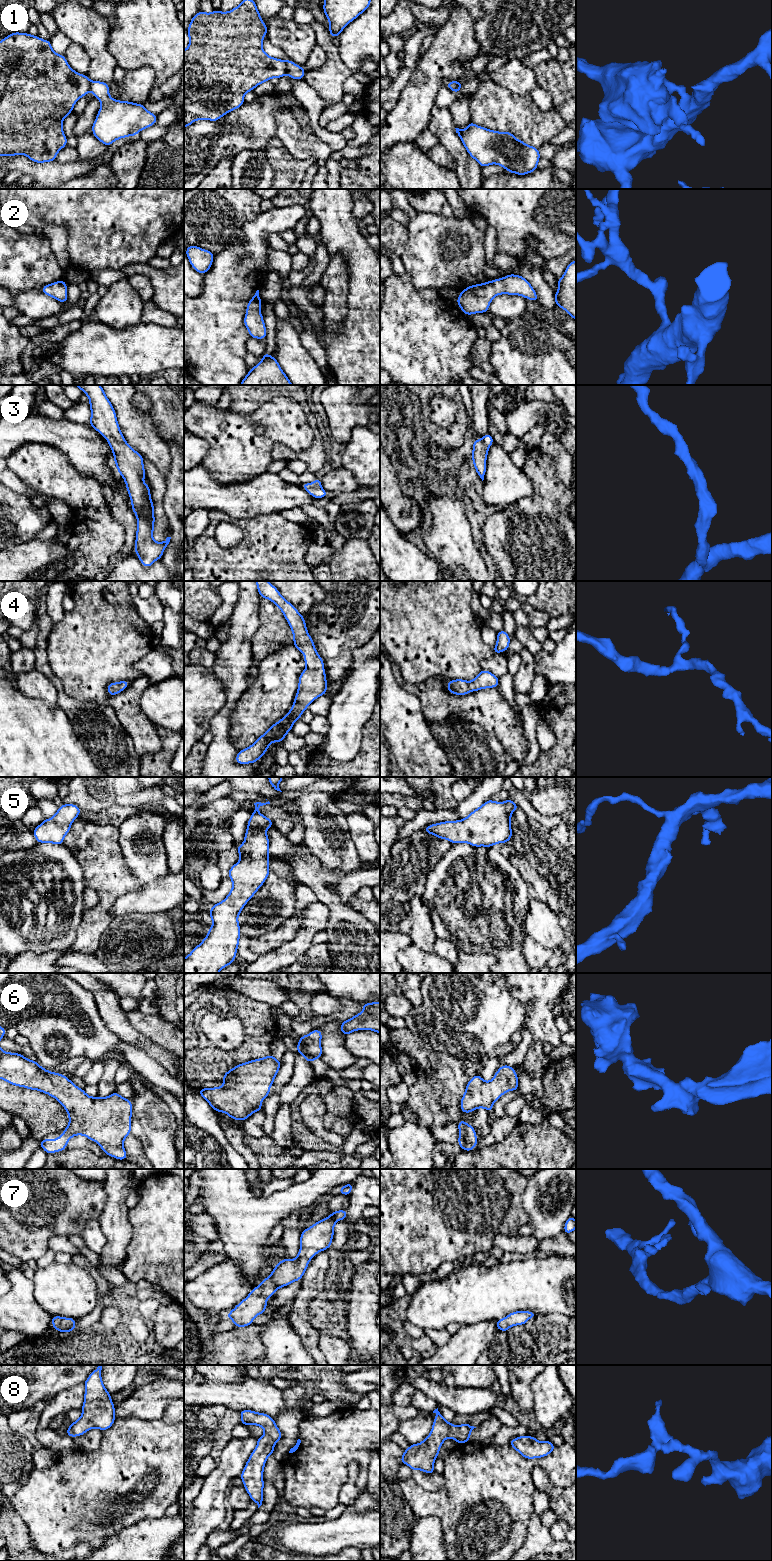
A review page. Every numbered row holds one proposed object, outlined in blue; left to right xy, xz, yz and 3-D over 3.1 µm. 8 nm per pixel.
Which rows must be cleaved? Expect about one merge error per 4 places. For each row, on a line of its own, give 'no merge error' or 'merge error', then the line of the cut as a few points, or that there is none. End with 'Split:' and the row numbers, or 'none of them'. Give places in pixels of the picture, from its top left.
1: merge error; cut xz (285, 61), (287, 73)
2: no merge error; cut none
3: no merge error; cut none
4: no merge error; cut none
5: no merge error; cut none
6: no merge error; cut none
7: no merge error; cut none
8: no merge error; cut none
Split: 1

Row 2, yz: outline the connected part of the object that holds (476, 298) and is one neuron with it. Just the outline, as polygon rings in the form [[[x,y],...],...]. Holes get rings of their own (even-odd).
[[[509,274],[503,278],[475,284],[461,290],[456,303],[465,315],[488,312],[494,297],[501,294],[519,295],[538,302],[538,296],[531,284],[521,275]]]

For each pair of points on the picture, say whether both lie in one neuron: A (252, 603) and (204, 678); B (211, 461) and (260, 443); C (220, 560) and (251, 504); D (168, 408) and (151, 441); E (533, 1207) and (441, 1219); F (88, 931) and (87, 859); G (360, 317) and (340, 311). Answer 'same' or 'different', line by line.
A: different
B: same
C: different
D: different
E: different
F: same
G: different

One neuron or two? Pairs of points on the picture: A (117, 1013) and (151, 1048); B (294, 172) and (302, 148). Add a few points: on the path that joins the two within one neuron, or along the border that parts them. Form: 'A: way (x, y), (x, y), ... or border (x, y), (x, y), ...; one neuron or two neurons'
A: way (120, 1023), (135, 1038), (141, 1041); one neuron
B: border (284, 147), (298, 159), (314, 158), (316, 160); two neurons

